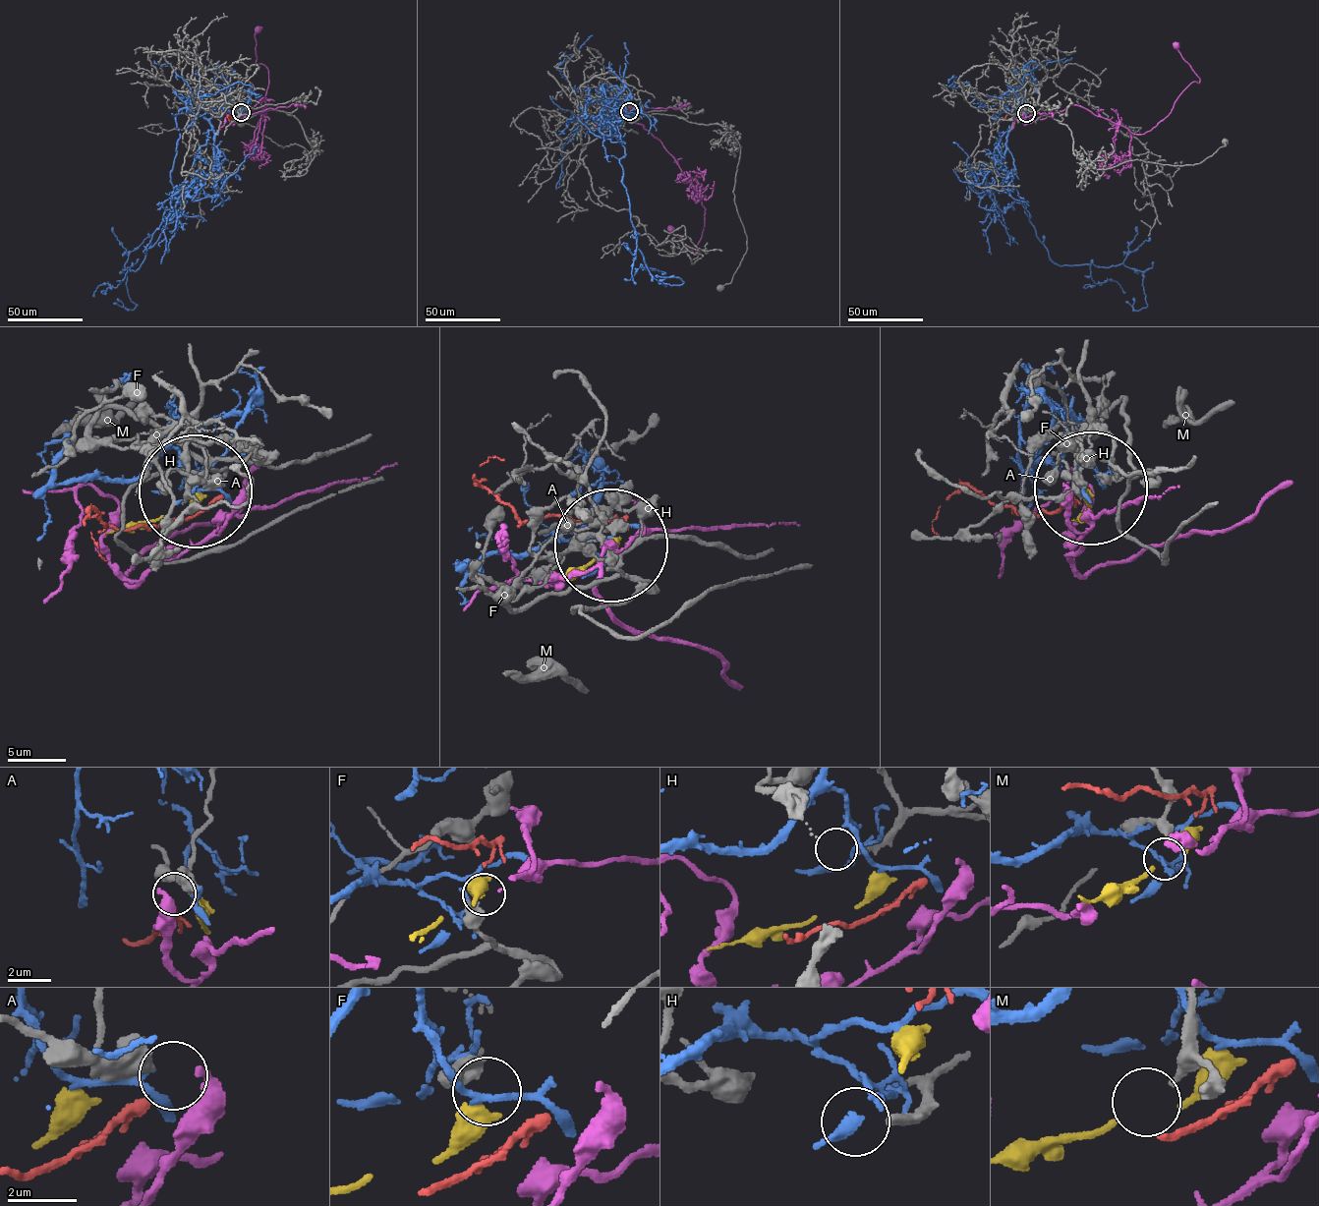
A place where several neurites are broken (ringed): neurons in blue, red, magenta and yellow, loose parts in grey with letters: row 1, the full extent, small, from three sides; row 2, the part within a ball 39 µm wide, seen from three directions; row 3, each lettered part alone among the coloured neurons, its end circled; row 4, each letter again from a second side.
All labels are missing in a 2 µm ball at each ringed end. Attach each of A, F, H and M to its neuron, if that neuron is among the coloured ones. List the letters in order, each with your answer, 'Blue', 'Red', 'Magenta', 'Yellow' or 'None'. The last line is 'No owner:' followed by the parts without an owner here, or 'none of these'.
A: Magenta
F: Yellow
H: None
M: None
No owner: H, M

